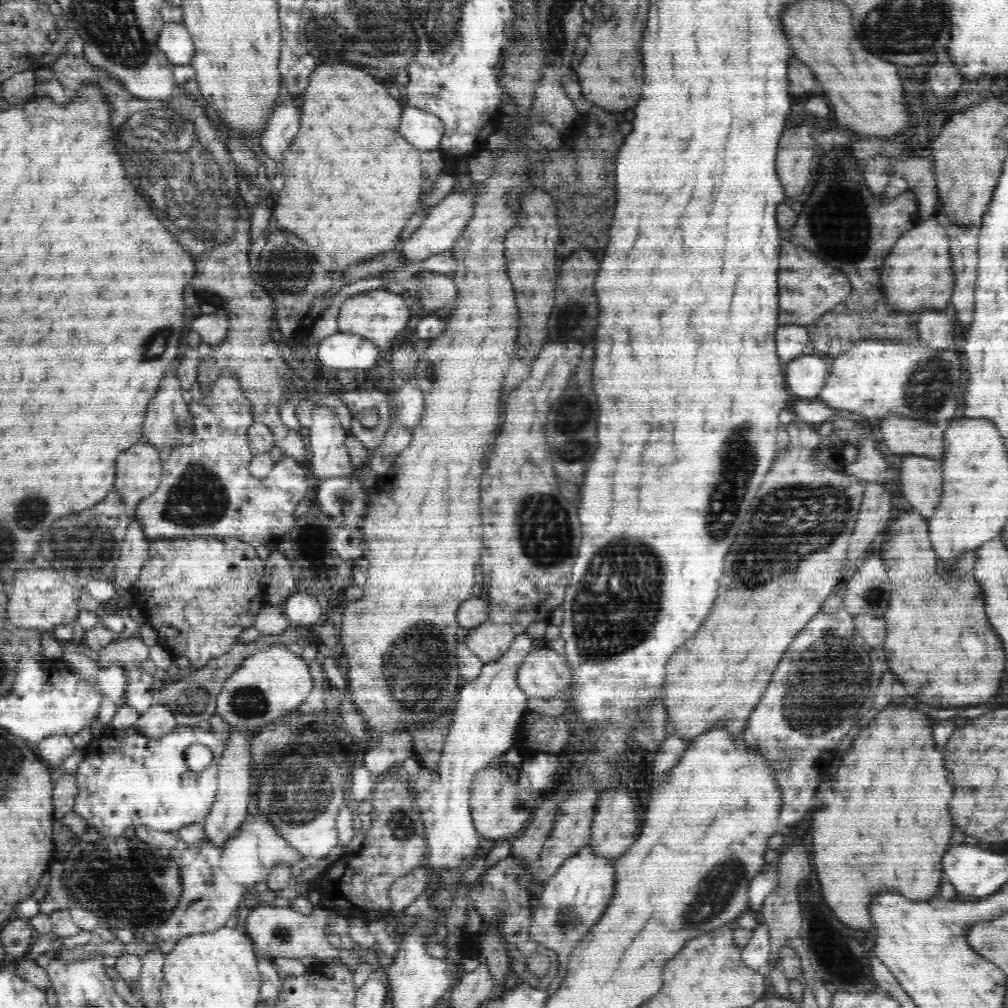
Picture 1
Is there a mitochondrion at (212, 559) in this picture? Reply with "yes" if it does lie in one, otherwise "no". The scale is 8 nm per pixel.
no

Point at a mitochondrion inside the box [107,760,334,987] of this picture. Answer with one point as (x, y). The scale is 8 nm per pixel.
(281, 933)

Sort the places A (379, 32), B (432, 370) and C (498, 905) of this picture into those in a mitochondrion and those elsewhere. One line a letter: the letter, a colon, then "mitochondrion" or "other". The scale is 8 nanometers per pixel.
A: mitochondrion
B: mitochondrion
C: mitochondrion

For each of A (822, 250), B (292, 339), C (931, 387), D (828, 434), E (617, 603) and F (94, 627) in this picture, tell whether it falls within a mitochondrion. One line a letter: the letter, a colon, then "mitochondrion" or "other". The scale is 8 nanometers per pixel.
A: mitochondrion
B: other
C: mitochondrion
D: other
E: mitochondrion
F: other

